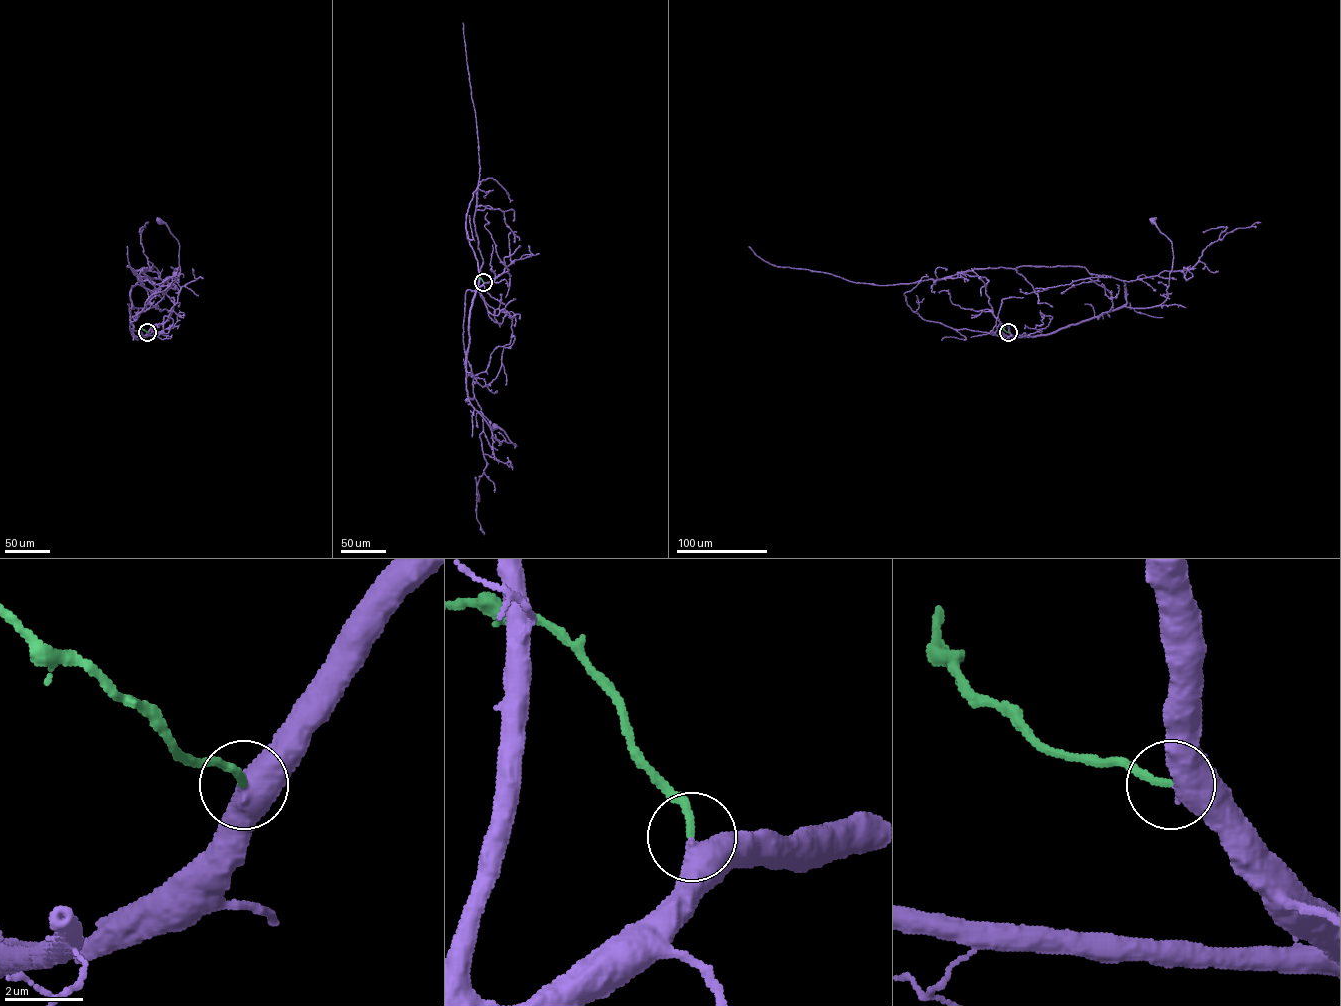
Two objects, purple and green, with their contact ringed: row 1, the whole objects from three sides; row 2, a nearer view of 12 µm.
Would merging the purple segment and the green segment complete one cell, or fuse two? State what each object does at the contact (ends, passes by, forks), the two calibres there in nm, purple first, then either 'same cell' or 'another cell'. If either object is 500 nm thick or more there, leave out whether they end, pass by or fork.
calibres 600 and 180 nm; same cell

